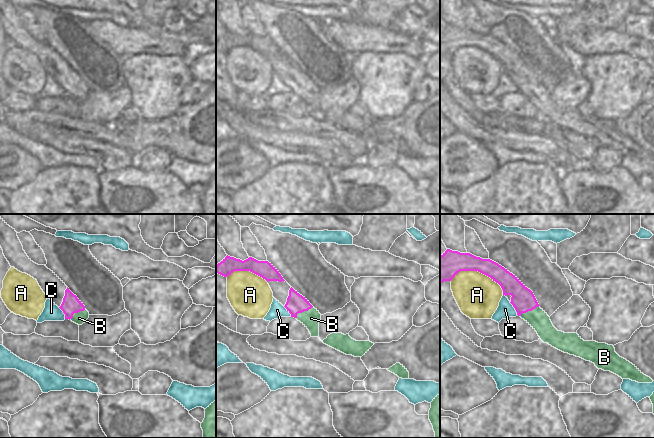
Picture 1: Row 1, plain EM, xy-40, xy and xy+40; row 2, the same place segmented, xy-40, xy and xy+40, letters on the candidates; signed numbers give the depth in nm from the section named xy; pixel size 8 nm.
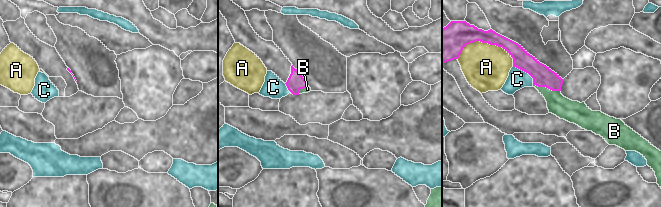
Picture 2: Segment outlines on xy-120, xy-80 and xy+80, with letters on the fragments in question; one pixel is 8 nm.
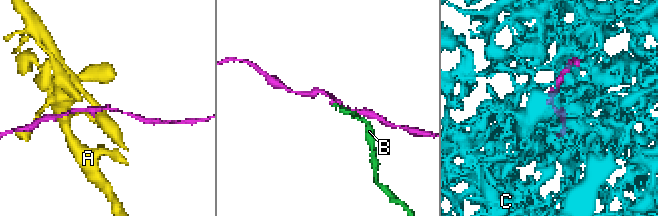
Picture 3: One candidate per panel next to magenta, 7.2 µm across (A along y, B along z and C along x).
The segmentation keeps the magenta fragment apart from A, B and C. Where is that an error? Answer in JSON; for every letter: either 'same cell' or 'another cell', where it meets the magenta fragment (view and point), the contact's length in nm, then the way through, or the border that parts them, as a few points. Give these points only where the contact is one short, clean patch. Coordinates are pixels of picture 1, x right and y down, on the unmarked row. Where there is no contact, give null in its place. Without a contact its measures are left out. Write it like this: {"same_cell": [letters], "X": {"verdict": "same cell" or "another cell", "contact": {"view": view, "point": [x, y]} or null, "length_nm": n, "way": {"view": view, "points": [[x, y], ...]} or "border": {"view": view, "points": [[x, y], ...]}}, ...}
{"same_cell": [], "A": {"verdict": "another cell", "contact": {"view": "xy+40", "point": [479, 47]}, "length_nm": 440}, "B": {"verdict": "another cell", "contact": {"view": "xy", "point": [302, 87]}, "length_nm": 170}, "C": {"verdict": "another cell", "contact": {"view": "xy+40", "point": [514, 83]}, "length_nm": 120}}

